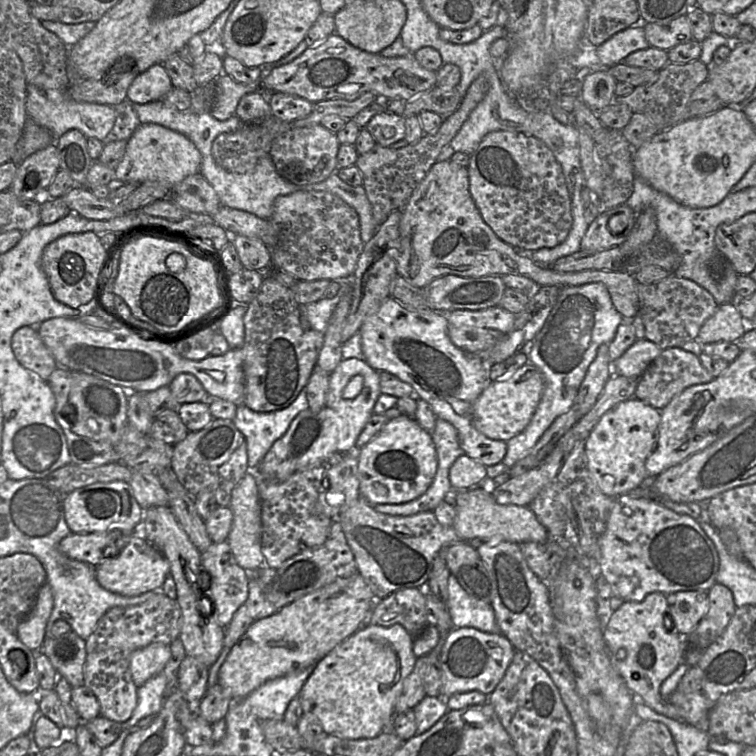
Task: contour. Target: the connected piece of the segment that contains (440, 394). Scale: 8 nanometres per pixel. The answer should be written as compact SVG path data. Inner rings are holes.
M389 296L380 304L378 310L362 323L358 332L361 335L365 361L375 370L387 371L410 384L415 390L416 398L428 402L437 418L451 423L456 428L464 455L484 466L502 462L507 452L506 441L488 438L473 425L474 403L487 384L492 382L488 378L488 365L477 353L469 353L452 343L448 336L448 322L442 313L432 309L409 309Z

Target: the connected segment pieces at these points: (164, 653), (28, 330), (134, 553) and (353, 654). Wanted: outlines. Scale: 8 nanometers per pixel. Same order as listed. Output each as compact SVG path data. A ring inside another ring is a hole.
M152 643L135 650L130 659L130 672L136 687L161 674L171 656L170 646Z
M36 326L17 329L11 338L11 348L17 361L44 381L58 367Z
M135 534L127 546L115 557L95 567L98 583L105 590L121 596L138 596L149 591L160 591L165 578L170 575L170 564L165 556L141 534Z
M400 624L359 628L315 664L299 694L303 714L312 715L325 733L342 739L378 736L394 717L404 680L415 666L414 638Z

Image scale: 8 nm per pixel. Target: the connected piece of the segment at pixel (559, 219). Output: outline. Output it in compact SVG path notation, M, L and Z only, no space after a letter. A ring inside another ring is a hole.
M489 132L470 155L467 168L475 205L501 240L534 251L566 239L573 223L571 197L562 167L543 141L522 132Z

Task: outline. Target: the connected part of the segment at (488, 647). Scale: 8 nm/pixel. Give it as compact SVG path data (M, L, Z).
M472 627L453 628L439 655L443 671L441 698L445 700L453 694L471 691L489 696L503 678L515 652L509 639L500 632L488 633Z

